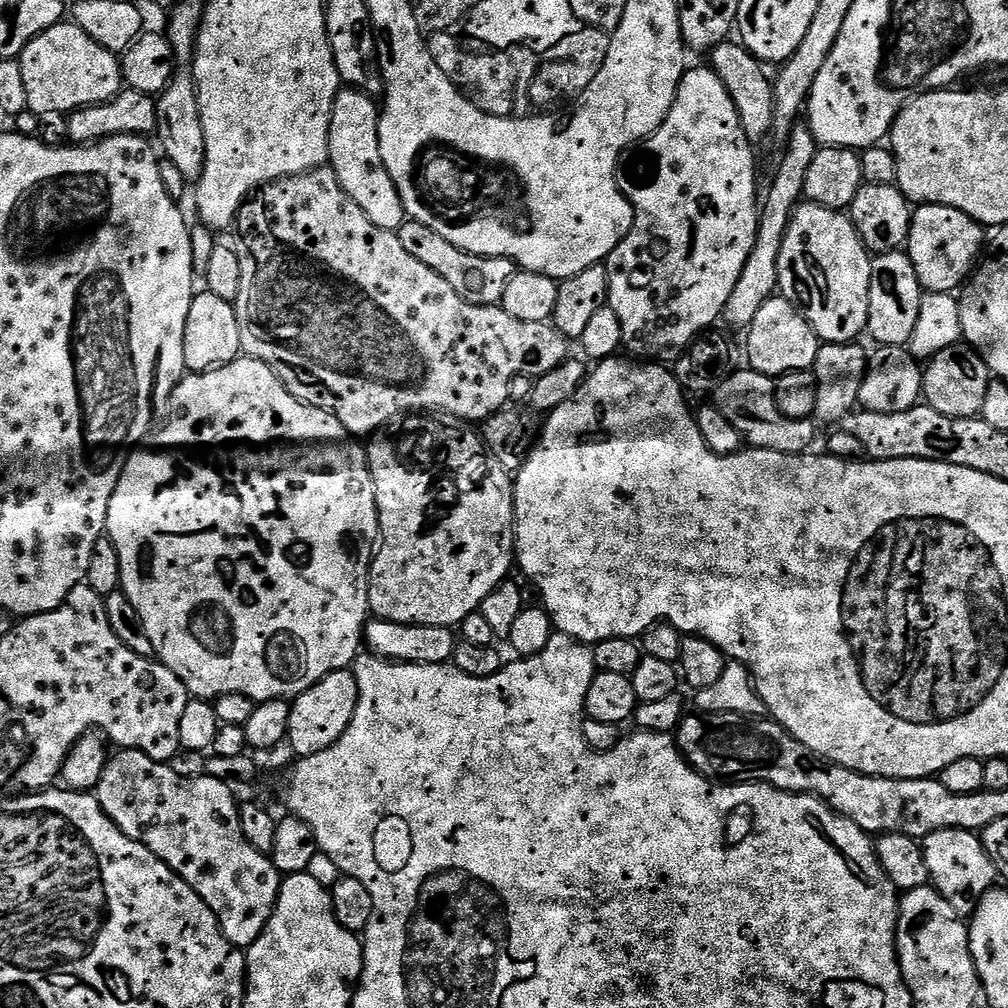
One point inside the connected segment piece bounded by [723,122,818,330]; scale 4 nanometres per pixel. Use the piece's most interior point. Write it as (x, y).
(759, 282)

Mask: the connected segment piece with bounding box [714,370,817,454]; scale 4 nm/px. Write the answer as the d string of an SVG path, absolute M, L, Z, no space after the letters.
M751 370L733 372L732 376L726 378L726 382L722 382L720 389L714 393L714 407L722 410L726 418L730 418L734 430L738 430L741 437L754 448L804 454L811 449L808 447L816 436L817 425L811 419L786 418L786 414L778 410L776 380L761 372Z

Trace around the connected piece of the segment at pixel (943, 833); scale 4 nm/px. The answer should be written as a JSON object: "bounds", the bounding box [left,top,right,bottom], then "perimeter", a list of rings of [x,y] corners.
{"bounds":[922,828,998,918],"perimeter":[[[947,828],[923,837],[922,847],[931,887],[935,888],[942,898],[946,898],[950,902],[950,906],[954,906],[954,910],[961,918],[971,917],[981,896],[992,891],[998,880],[997,870],[992,865],[992,859],[986,854],[984,844],[980,841],[979,835],[967,828]]]}

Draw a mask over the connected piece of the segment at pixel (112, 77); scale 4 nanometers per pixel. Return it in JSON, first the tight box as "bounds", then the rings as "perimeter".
{"bounds":[18,22,122,116],"perimeter":[[[61,22],[38,34],[38,38],[34,38],[30,46],[26,46],[18,59],[26,85],[28,112],[31,115],[52,116],[55,112],[71,114],[79,108],[89,108],[113,100],[122,91],[122,64],[117,53],[98,46],[98,42],[94,42],[94,38],[87,36],[74,22]]]}

